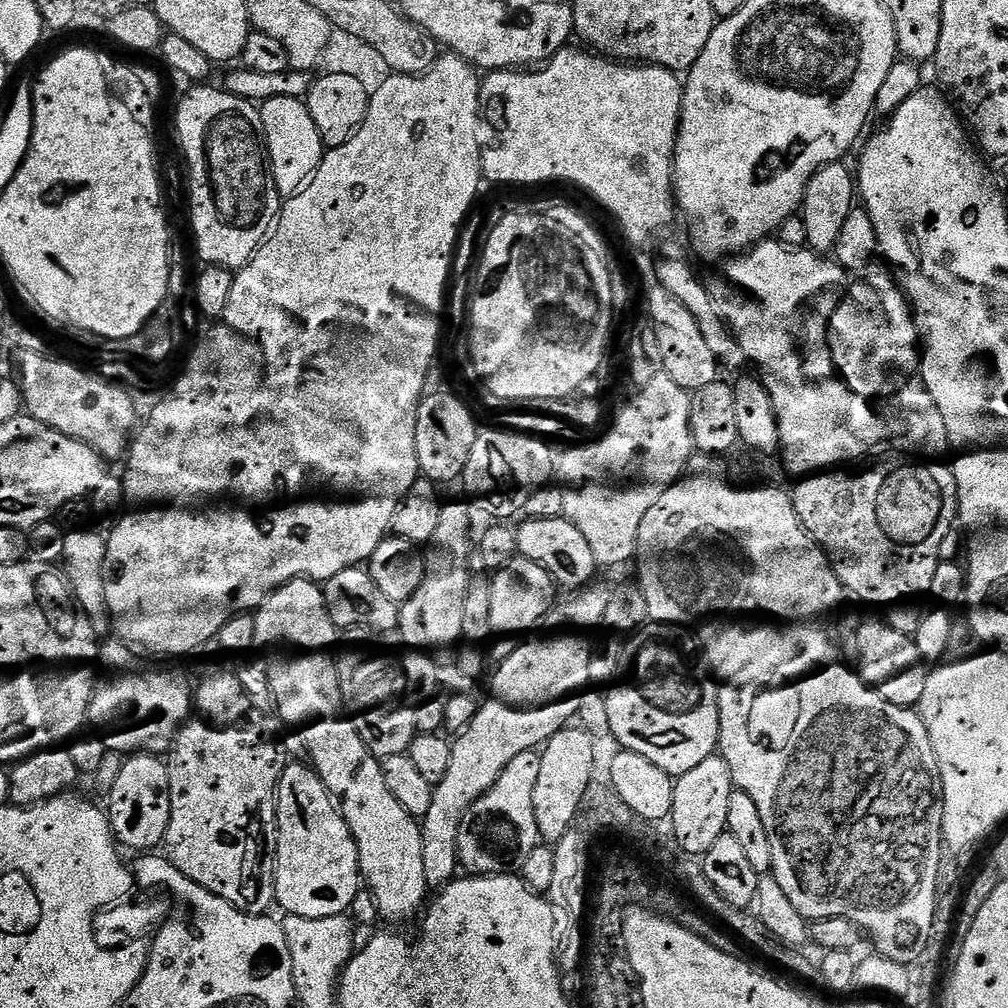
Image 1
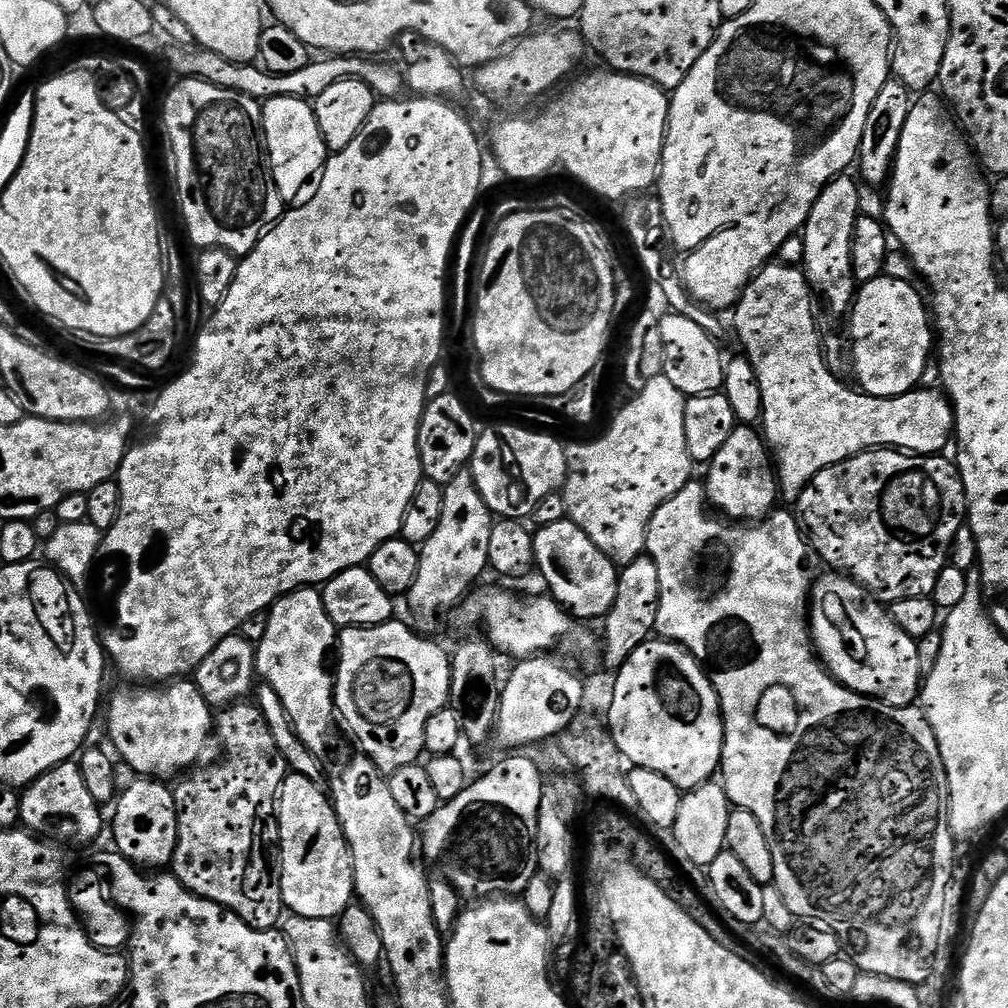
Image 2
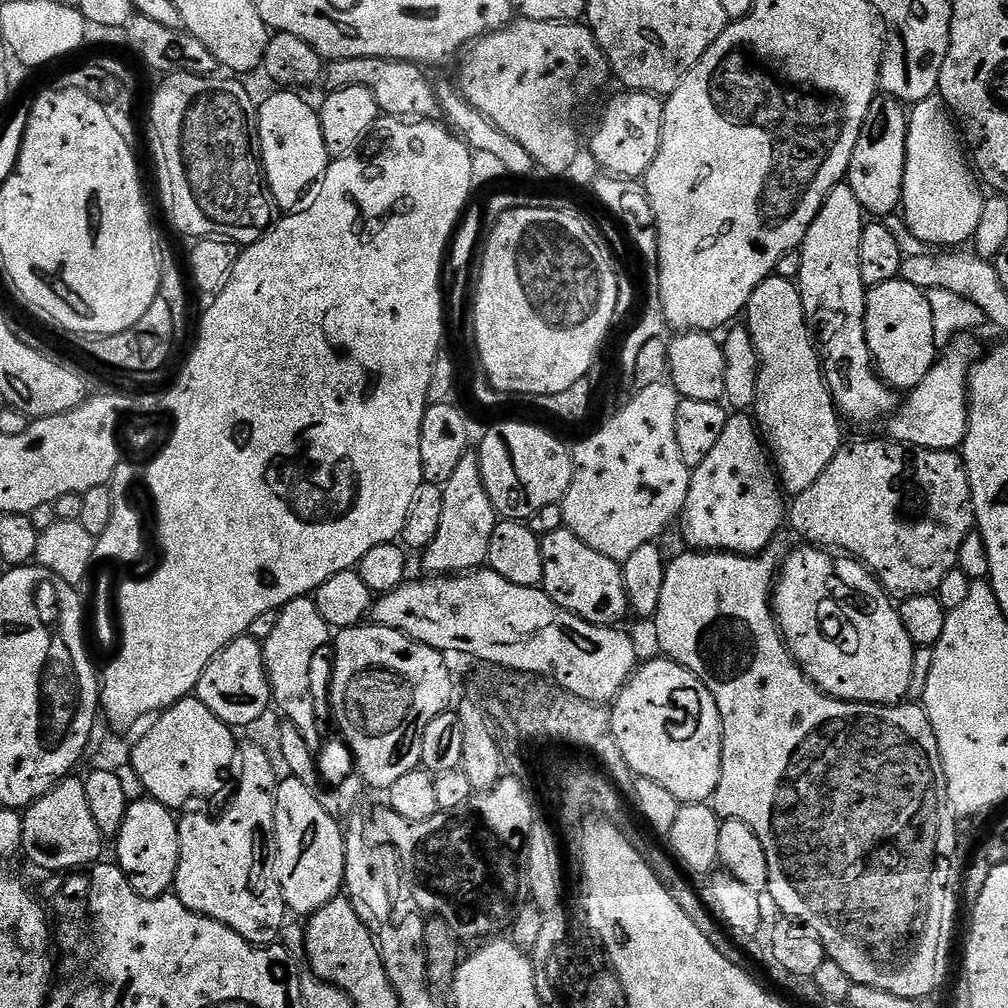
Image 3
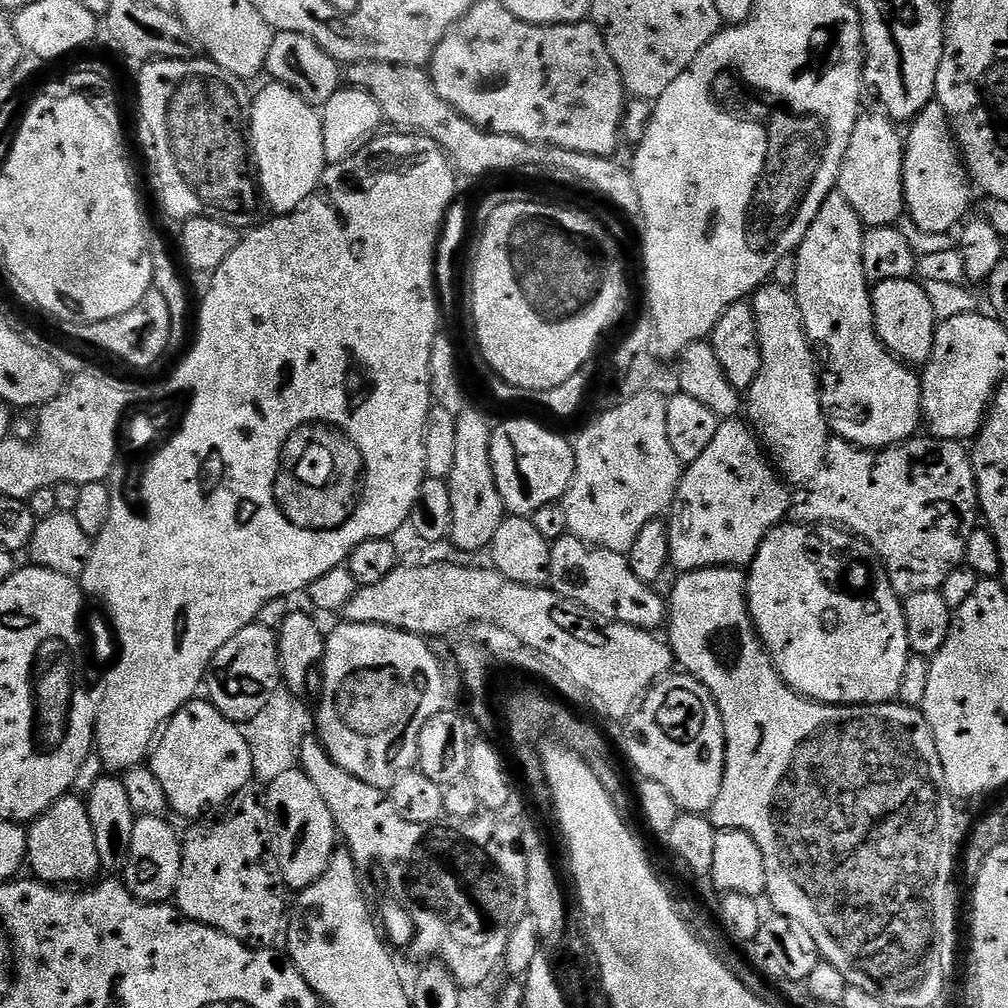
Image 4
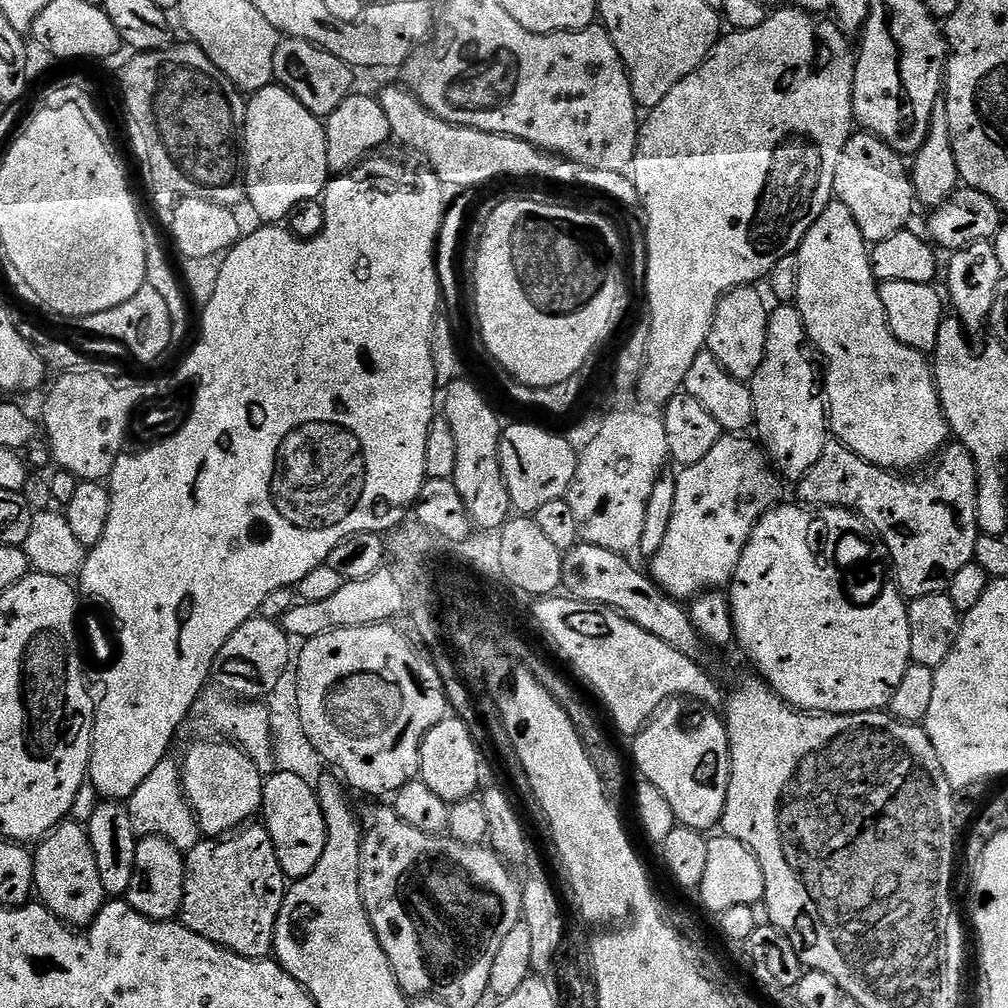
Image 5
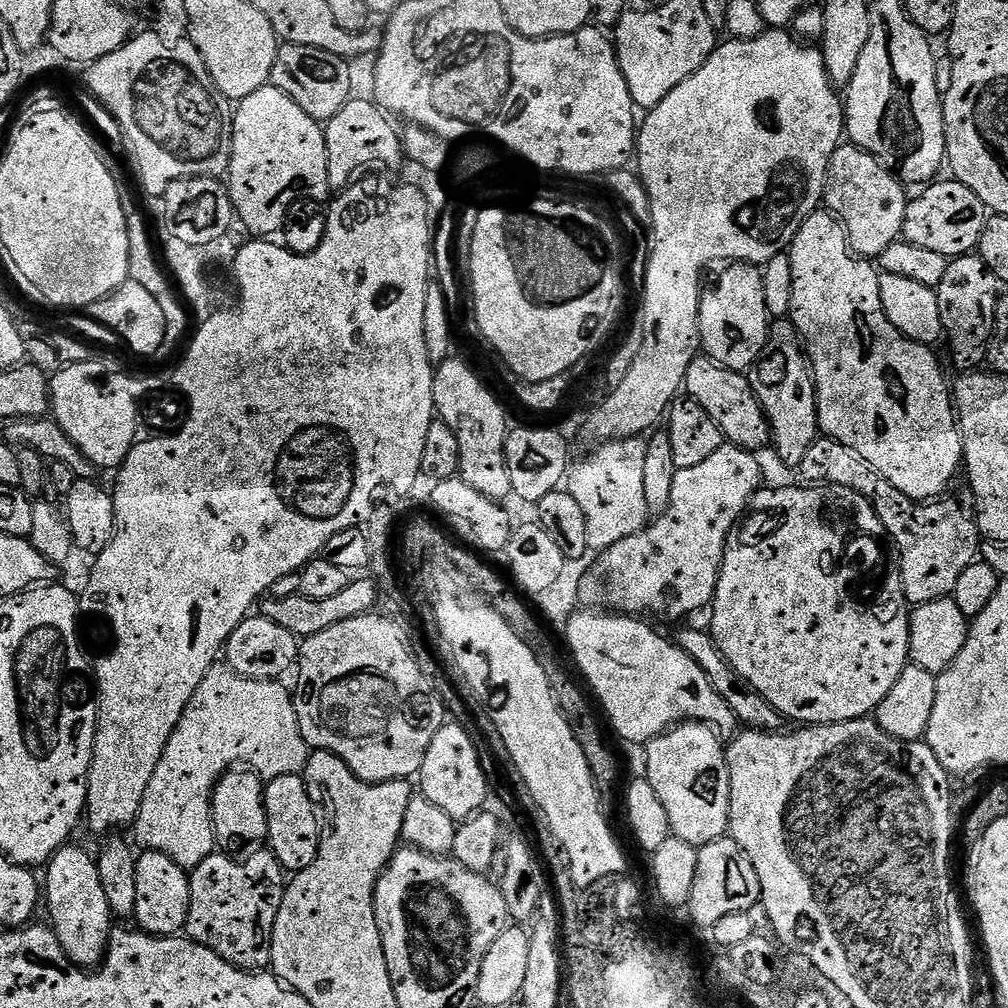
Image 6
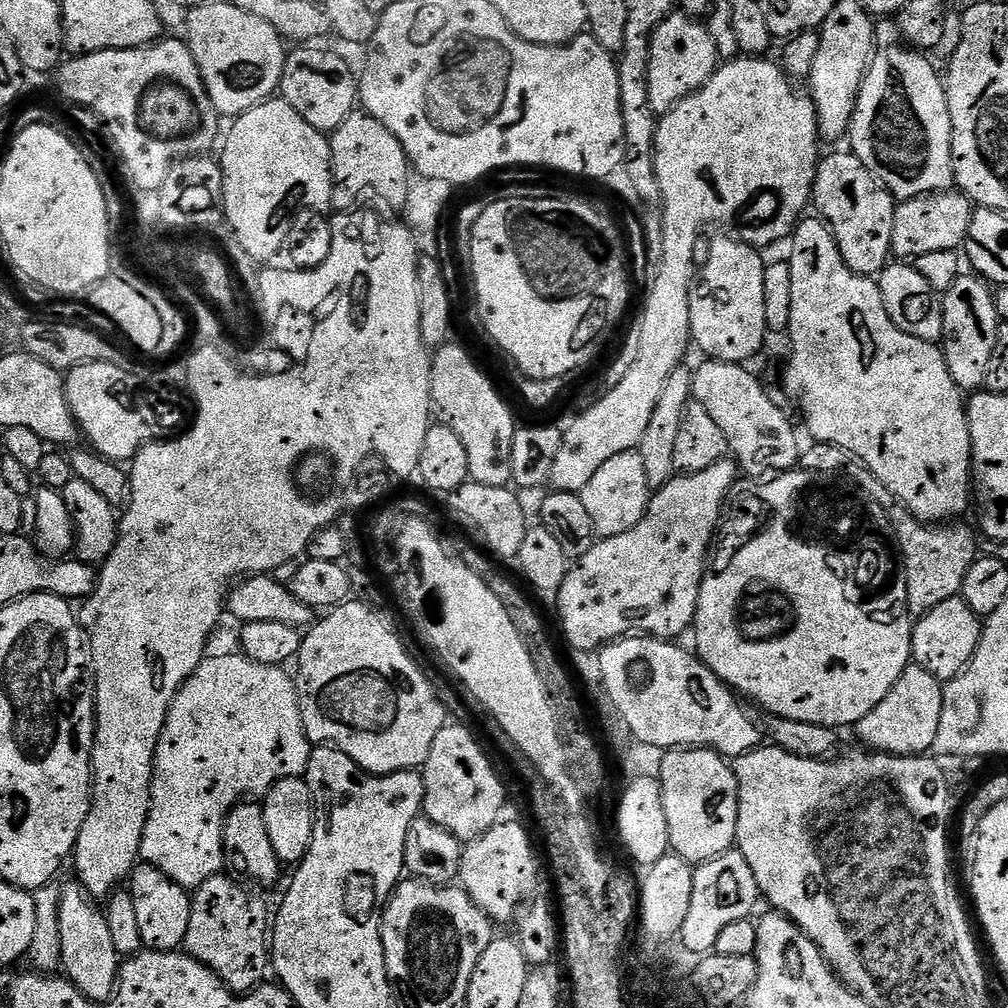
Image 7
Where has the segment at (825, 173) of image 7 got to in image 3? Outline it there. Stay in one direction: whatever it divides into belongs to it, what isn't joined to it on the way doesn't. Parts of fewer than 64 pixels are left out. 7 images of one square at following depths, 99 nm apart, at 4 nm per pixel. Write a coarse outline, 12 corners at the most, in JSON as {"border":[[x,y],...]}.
{"border":[[877,94],[846,182],[869,217],[904,199],[908,118]]}

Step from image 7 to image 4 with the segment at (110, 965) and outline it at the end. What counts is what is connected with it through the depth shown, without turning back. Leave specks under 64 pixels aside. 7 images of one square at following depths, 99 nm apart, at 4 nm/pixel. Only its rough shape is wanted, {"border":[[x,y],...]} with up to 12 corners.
{"border":[[62,797],[31,821],[26,864],[53,886],[101,875],[88,806]]}

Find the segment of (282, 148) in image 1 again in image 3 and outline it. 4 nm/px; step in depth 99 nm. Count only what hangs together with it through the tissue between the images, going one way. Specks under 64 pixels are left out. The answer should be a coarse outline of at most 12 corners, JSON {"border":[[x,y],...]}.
{"border":[[292,90],[258,108],[277,209],[328,168],[320,114]]}

